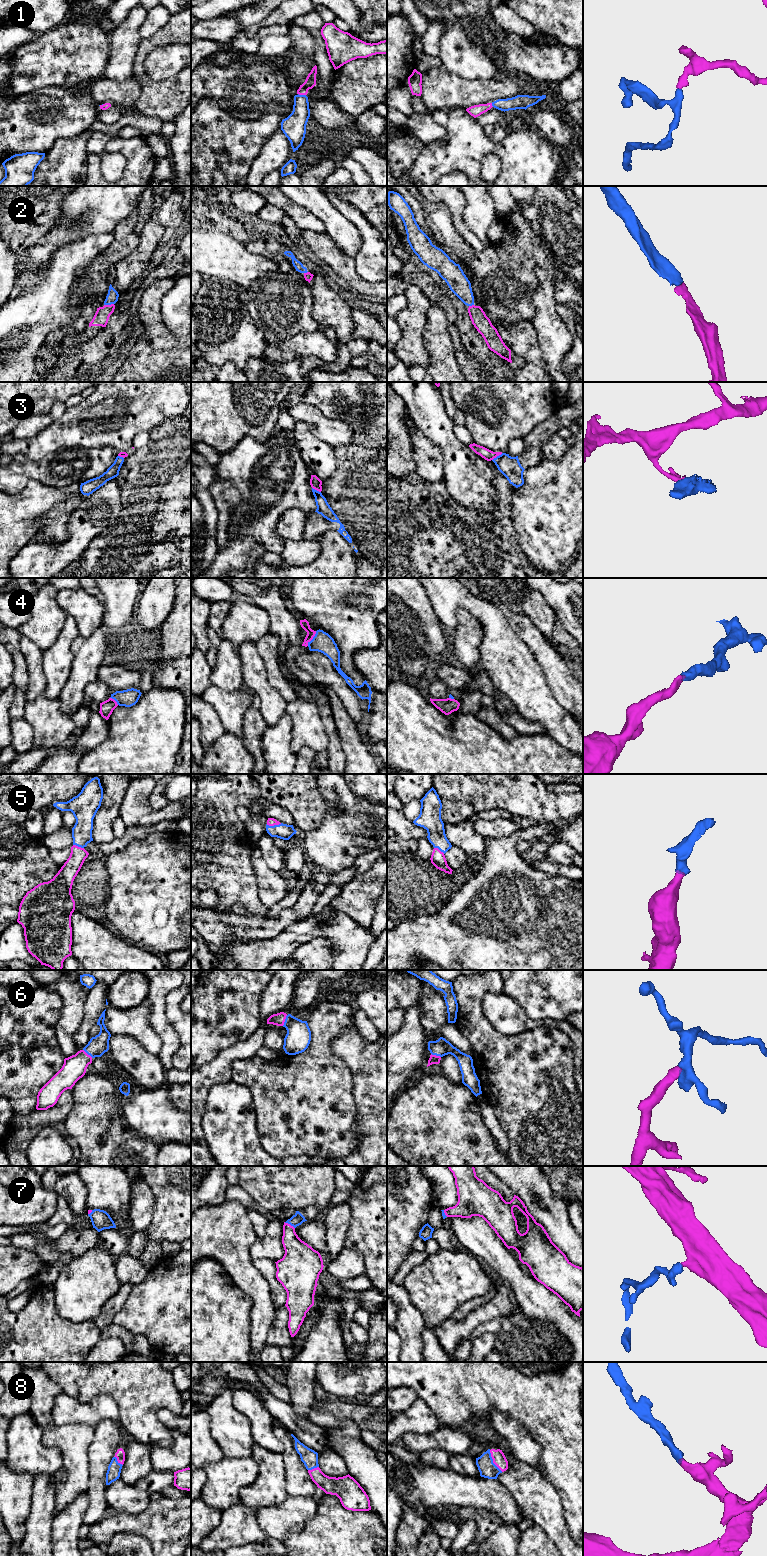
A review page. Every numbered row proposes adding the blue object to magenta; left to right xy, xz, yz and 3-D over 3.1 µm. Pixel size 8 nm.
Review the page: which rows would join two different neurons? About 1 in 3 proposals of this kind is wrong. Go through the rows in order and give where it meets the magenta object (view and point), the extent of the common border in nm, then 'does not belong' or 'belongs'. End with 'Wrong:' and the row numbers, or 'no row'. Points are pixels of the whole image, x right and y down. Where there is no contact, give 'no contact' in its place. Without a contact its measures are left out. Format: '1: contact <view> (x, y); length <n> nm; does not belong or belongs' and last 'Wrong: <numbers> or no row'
1: contact xz (302, 94); length 70 nm; belongs
2: contact xy (108, 305); length 80 nm; belongs
3: contact yz (497, 455); length 110 nm; does not belong
4: contact xz (312, 638); length 140 nm; belongs
5: contact xz (273, 825); length 130 nm; belongs
6: contact xz (284, 1020); length 100 nm; belongs
7: contact xz (289, 1224); length 100 nm; belongs
8: contact yz (493, 1461); length 200 nm; belongs
Wrong: 3

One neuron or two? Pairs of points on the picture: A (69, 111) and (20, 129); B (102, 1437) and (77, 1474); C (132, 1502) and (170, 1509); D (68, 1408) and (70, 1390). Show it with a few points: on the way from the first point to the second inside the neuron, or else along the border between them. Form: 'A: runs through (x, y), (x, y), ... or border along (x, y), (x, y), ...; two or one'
A: runs through (58, 121), (55, 124), (44, 127), (32, 127); one
B: border along (95, 1434), (88, 1450), (89, 1481); two
C: border along (151, 1502), (139, 1513), (134, 1515), (126, 1513); two
D: border along (63, 1392), (76, 1398); two

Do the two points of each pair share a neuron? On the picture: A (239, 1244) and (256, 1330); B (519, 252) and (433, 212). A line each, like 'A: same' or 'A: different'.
A: same
B: same

